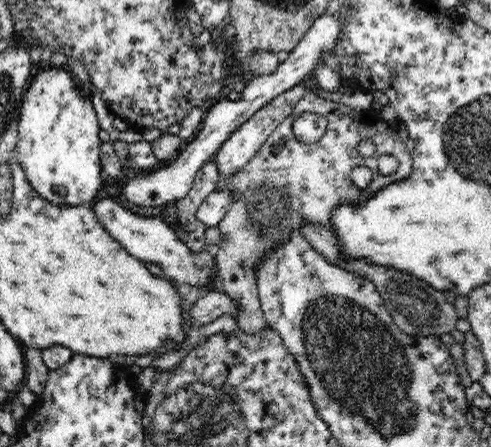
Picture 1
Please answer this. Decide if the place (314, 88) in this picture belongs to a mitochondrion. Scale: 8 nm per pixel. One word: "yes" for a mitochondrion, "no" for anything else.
no

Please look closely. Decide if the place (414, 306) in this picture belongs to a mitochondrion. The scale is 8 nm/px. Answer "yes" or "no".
yes

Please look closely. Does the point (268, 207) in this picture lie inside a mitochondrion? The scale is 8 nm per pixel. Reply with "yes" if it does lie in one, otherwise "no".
yes

